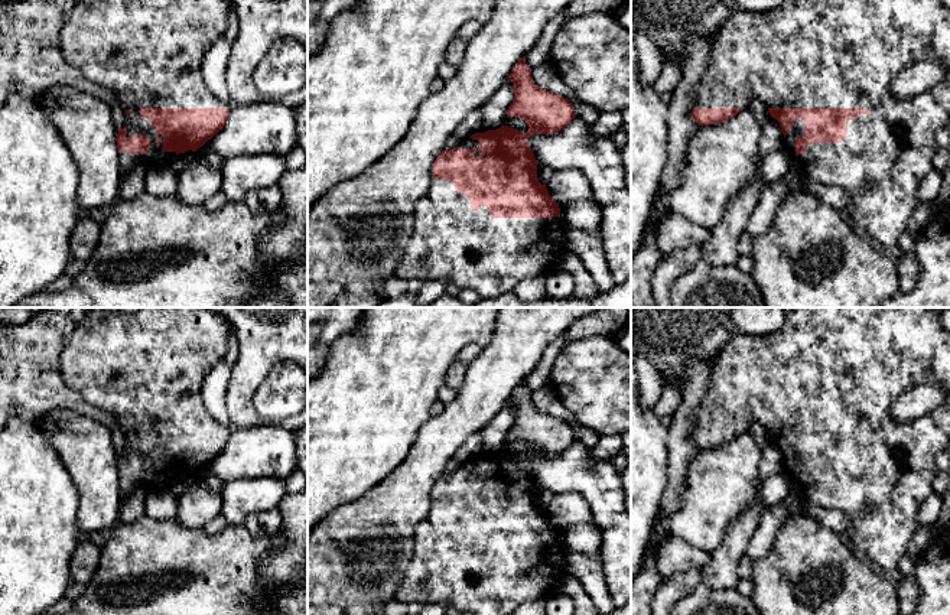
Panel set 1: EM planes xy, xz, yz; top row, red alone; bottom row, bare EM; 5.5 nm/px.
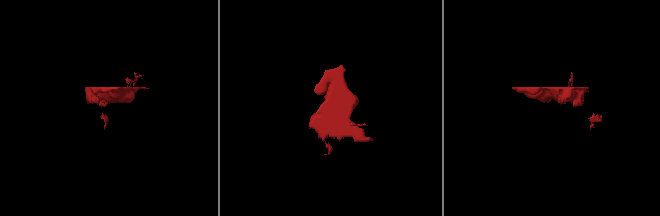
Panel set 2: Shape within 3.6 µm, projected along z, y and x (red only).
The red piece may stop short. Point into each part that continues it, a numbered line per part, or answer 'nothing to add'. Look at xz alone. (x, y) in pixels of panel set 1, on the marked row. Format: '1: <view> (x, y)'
1: xz (451, 243)

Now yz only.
1: yz (806, 54)

